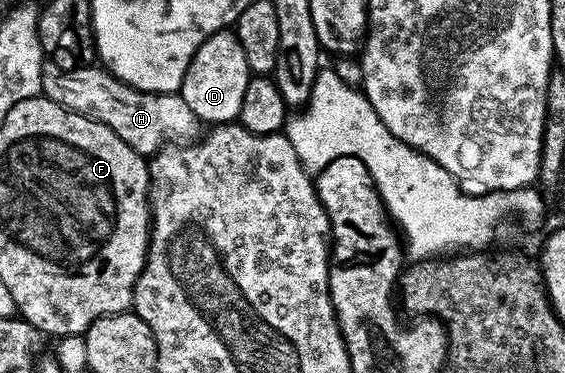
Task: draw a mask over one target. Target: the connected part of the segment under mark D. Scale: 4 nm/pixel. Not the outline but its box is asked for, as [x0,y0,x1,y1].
[177,30,253,124]

